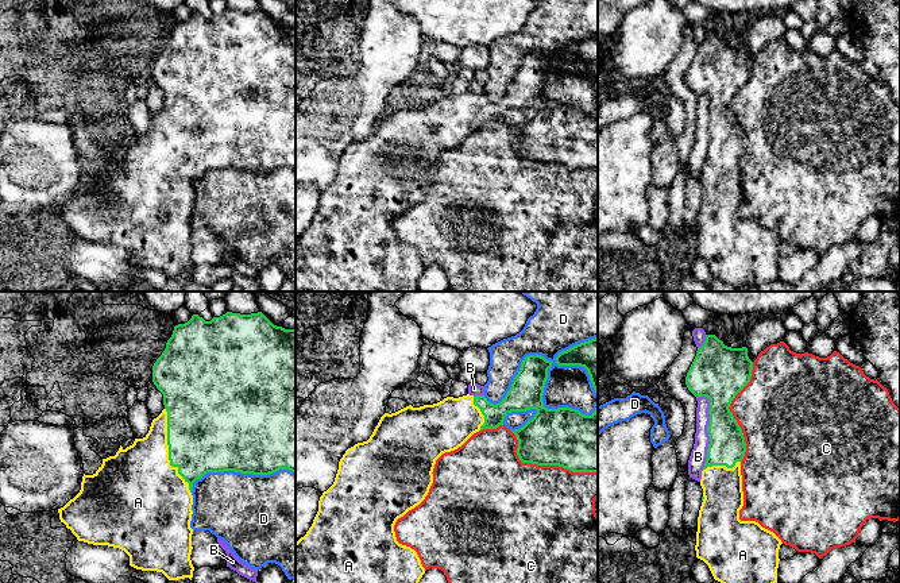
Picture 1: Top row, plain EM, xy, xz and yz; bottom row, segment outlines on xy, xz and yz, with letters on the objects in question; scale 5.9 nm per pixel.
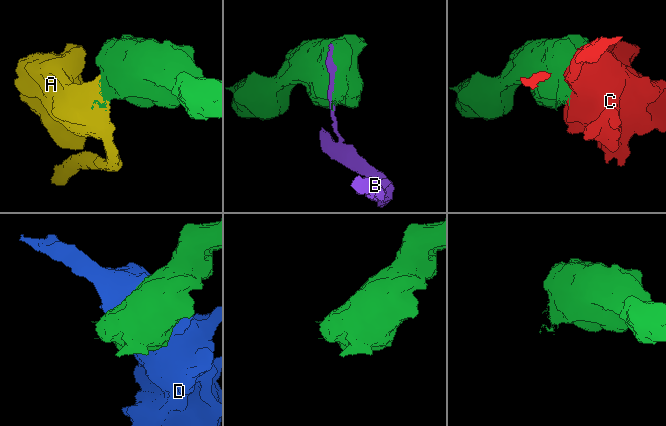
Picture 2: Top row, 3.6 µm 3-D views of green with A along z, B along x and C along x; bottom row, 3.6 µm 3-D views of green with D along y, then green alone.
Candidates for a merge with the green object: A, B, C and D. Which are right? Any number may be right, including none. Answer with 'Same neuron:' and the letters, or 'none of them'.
Same neuron: A

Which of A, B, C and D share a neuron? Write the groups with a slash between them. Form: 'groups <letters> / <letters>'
groups A / B / C / D

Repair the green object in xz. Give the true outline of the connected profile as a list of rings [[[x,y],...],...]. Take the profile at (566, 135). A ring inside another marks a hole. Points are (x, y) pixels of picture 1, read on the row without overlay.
[[[529,53],[515,73],[505,96],[494,103],[484,93],[447,94],[433,103],[412,103],[385,111],[367,139],[348,146],[339,159],[333,182],[322,190],[312,224],[296,240],[296,292],[420,292],[418,279],[425,266],[414,247],[397,239],[394,223],[398,216],[418,204],[433,181],[436,158],[445,150],[461,144],[474,131],[497,127],[511,109],[536,107],[537,111],[522,126],[511,128],[517,138],[517,152],[522,161],[559,163],[572,170],[598,170],[598,103],[591,113],[576,107],[546,107],[542,92],[552,59],[541,53]]]

